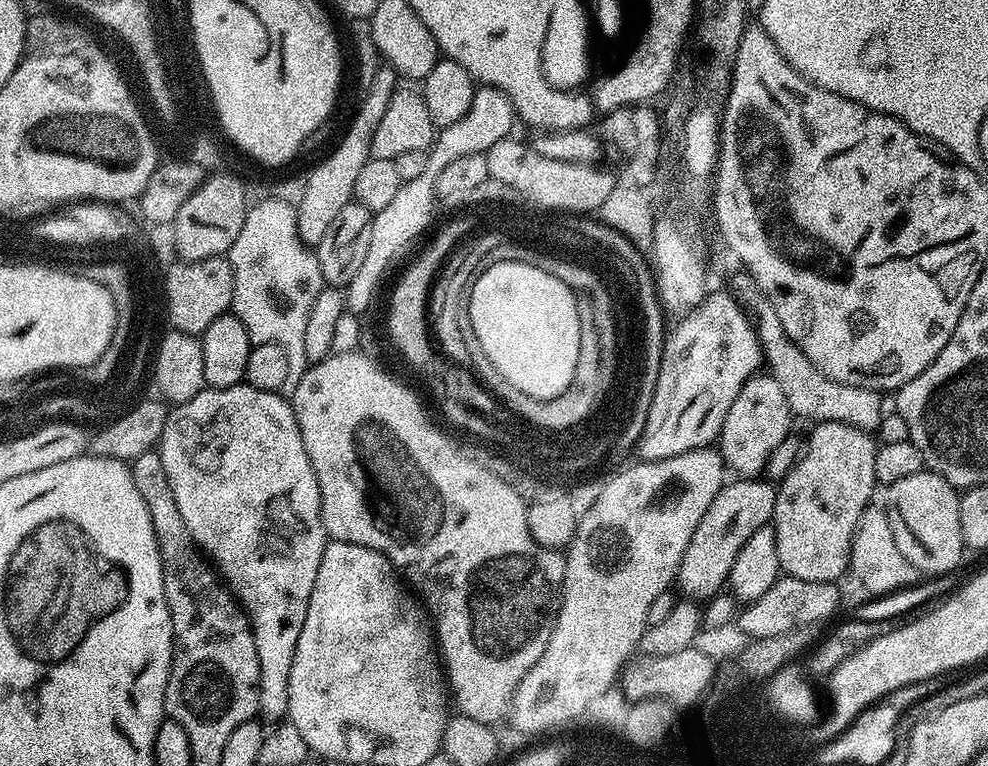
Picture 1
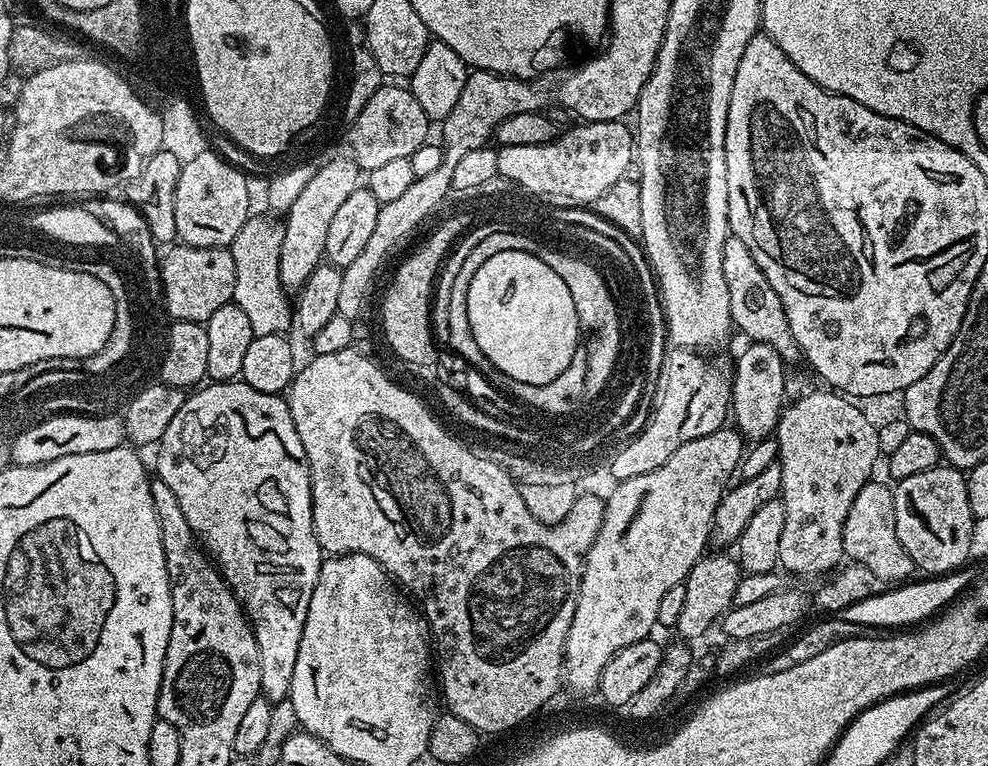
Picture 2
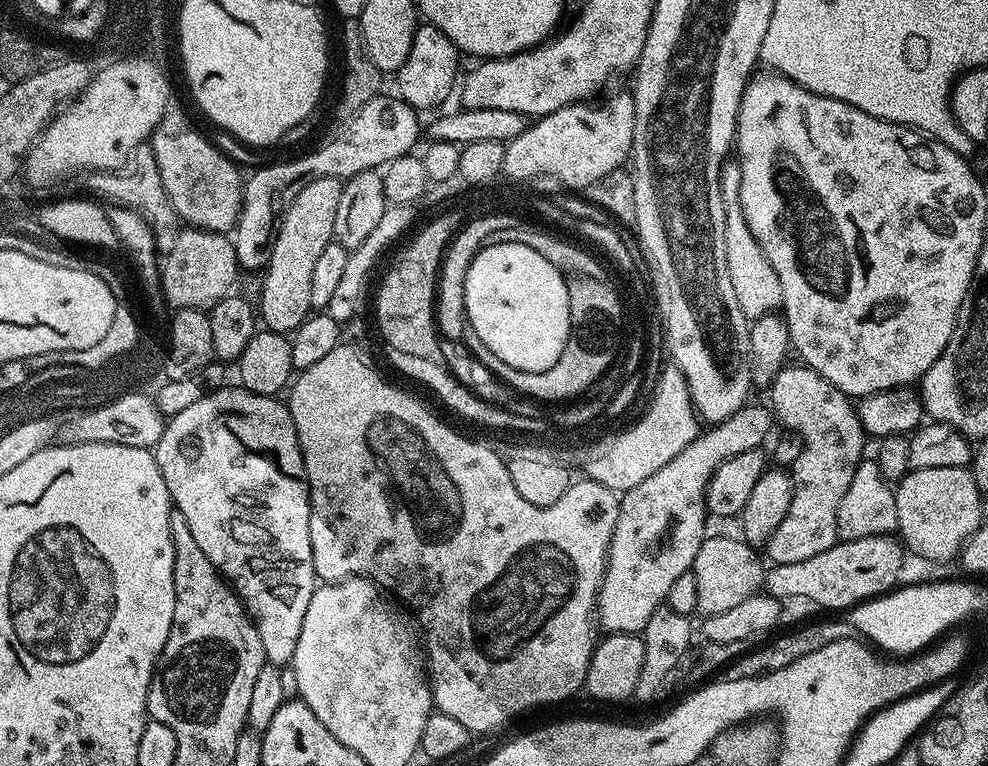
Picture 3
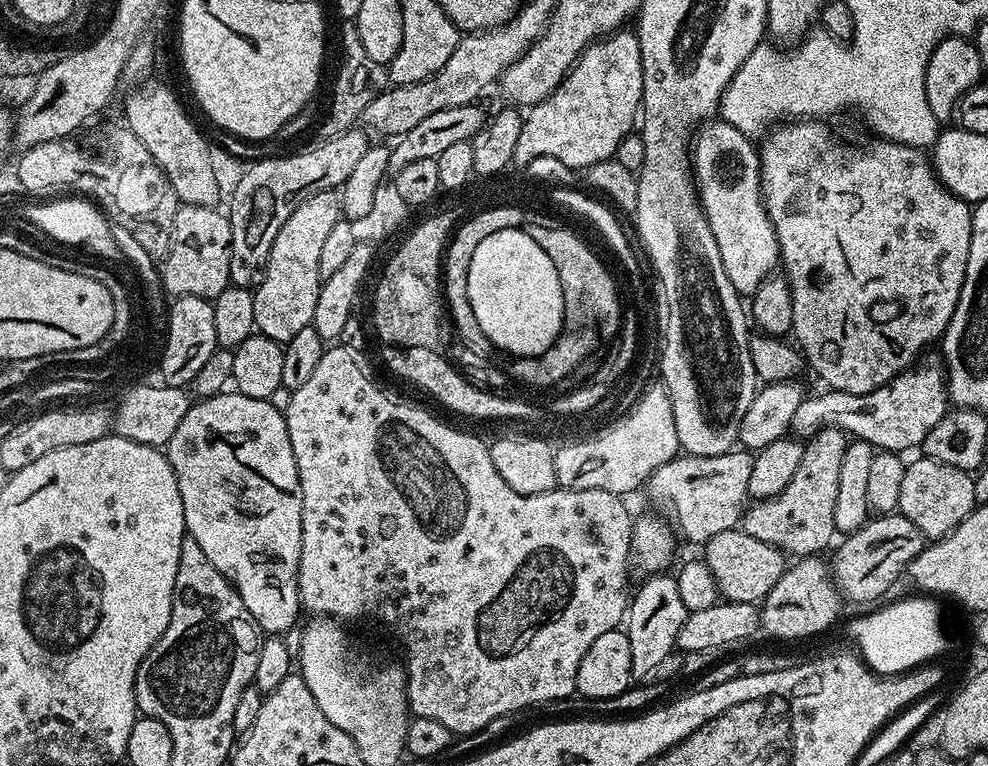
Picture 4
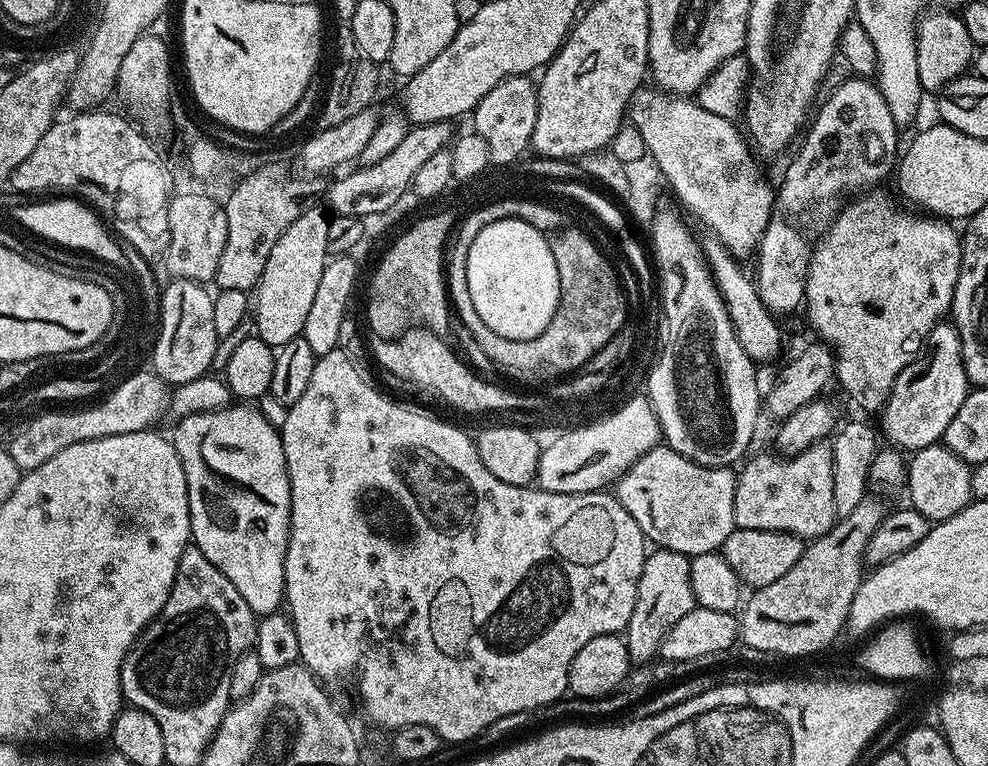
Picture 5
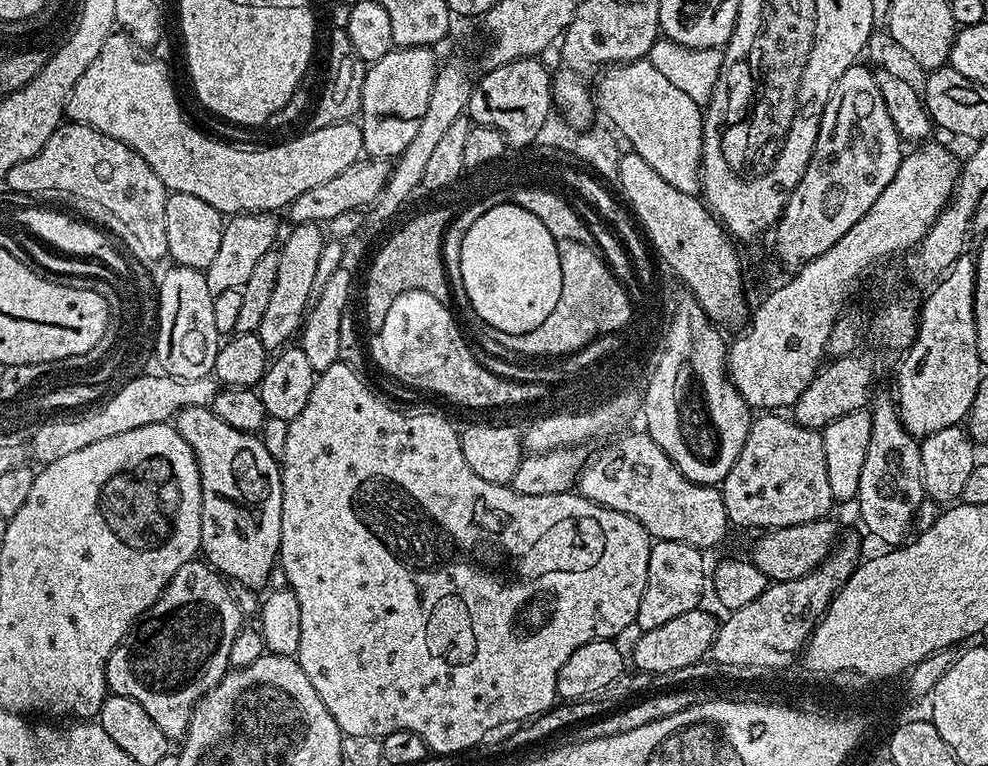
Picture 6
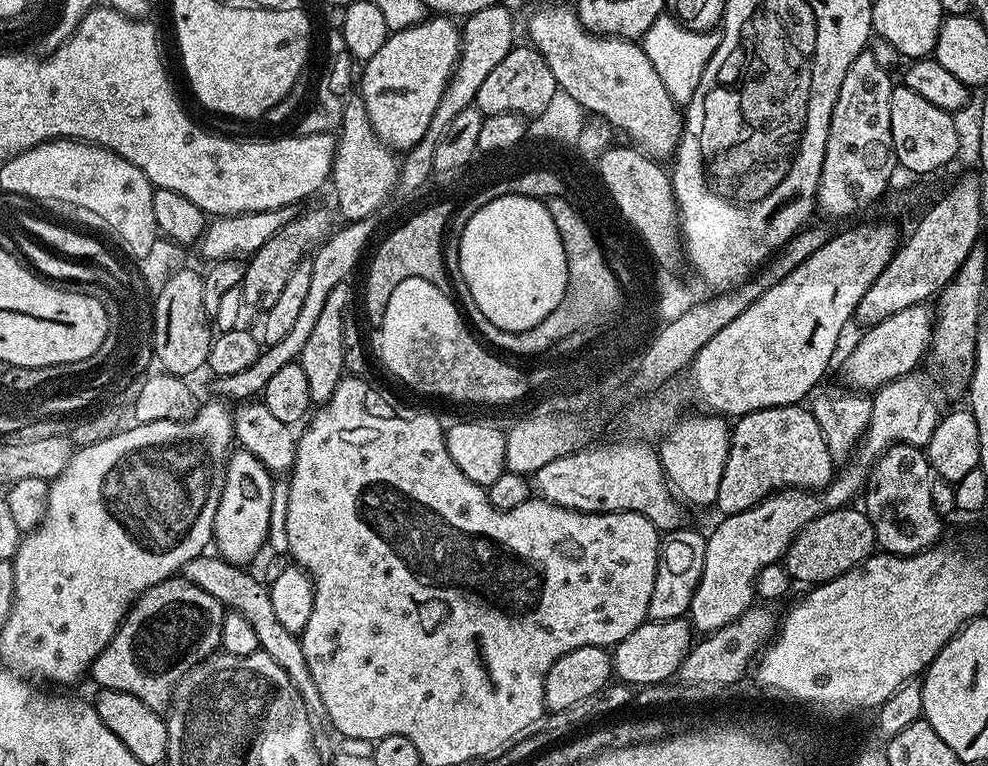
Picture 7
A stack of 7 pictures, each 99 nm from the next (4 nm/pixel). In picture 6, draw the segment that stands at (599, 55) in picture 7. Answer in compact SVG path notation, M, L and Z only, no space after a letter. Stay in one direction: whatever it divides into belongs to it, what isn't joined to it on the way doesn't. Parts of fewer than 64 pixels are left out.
M647 58L612 66L605 72L608 73L604 77L599 77L600 85L595 85L594 104L599 111L600 108L604 111L607 123L626 144L628 139L627 147L641 155L666 182L680 191L699 193L700 151L704 137L701 105L696 104L690 94L678 90L678 86L669 82Z

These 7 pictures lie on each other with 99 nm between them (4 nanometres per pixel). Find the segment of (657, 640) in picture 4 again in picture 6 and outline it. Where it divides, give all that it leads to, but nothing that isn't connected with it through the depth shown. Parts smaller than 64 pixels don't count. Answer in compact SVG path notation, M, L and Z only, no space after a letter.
M656 540L650 550L650 566L646 570L646 590L642 590L642 603L638 606L635 627L649 632L686 610L701 607L704 596L704 556L699 548L686 542Z

